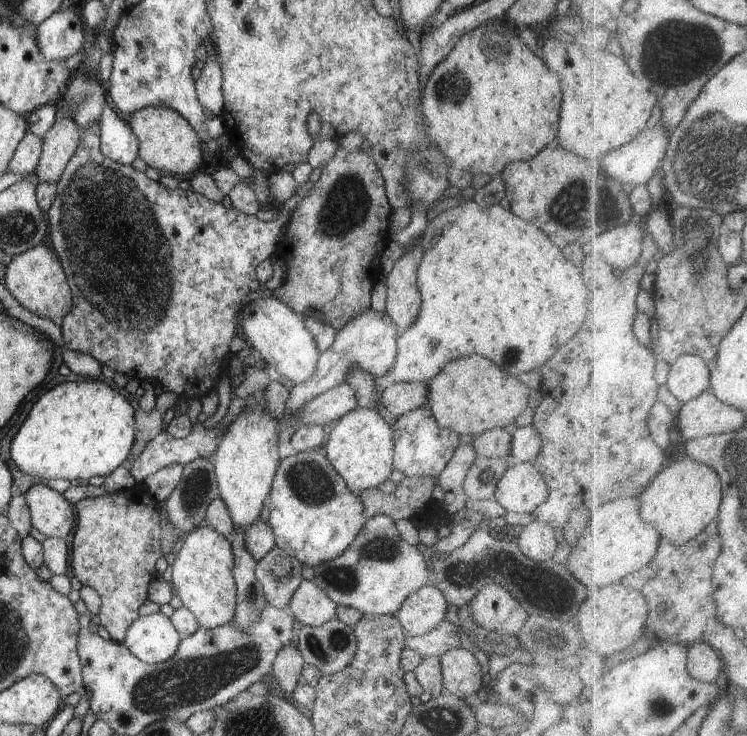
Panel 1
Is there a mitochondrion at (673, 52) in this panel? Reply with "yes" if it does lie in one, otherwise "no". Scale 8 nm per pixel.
yes

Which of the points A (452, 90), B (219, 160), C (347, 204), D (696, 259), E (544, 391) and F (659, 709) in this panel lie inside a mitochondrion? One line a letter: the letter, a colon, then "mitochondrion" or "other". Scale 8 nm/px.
A: mitochondrion
B: other
C: mitochondrion
D: mitochondrion
E: other
F: mitochondrion

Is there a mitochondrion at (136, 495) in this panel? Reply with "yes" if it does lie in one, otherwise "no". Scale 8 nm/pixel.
no

